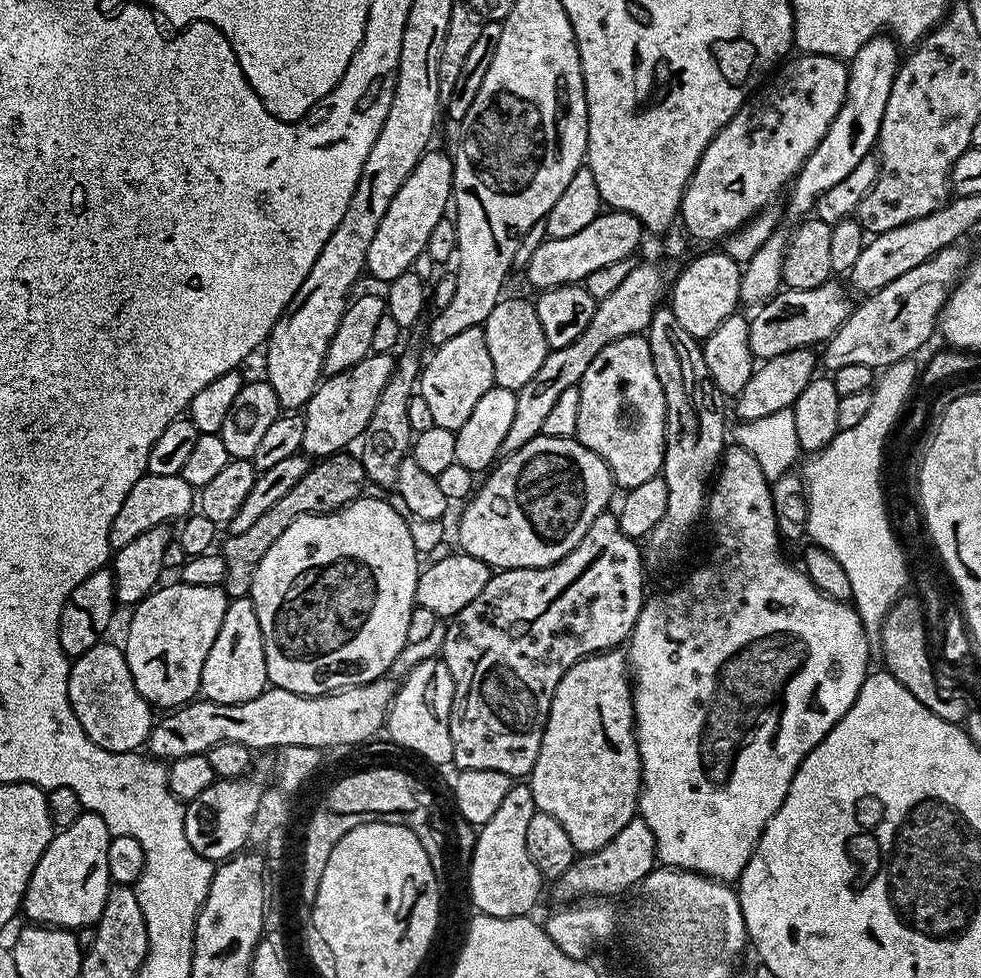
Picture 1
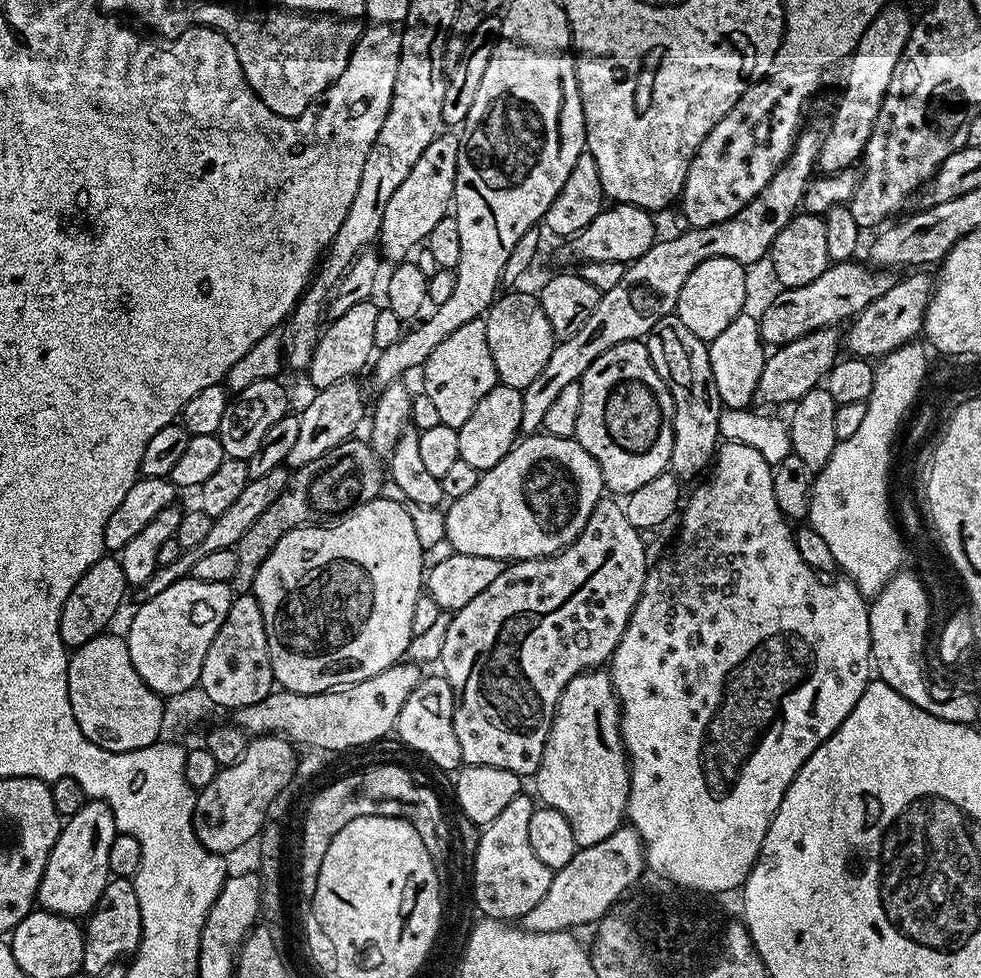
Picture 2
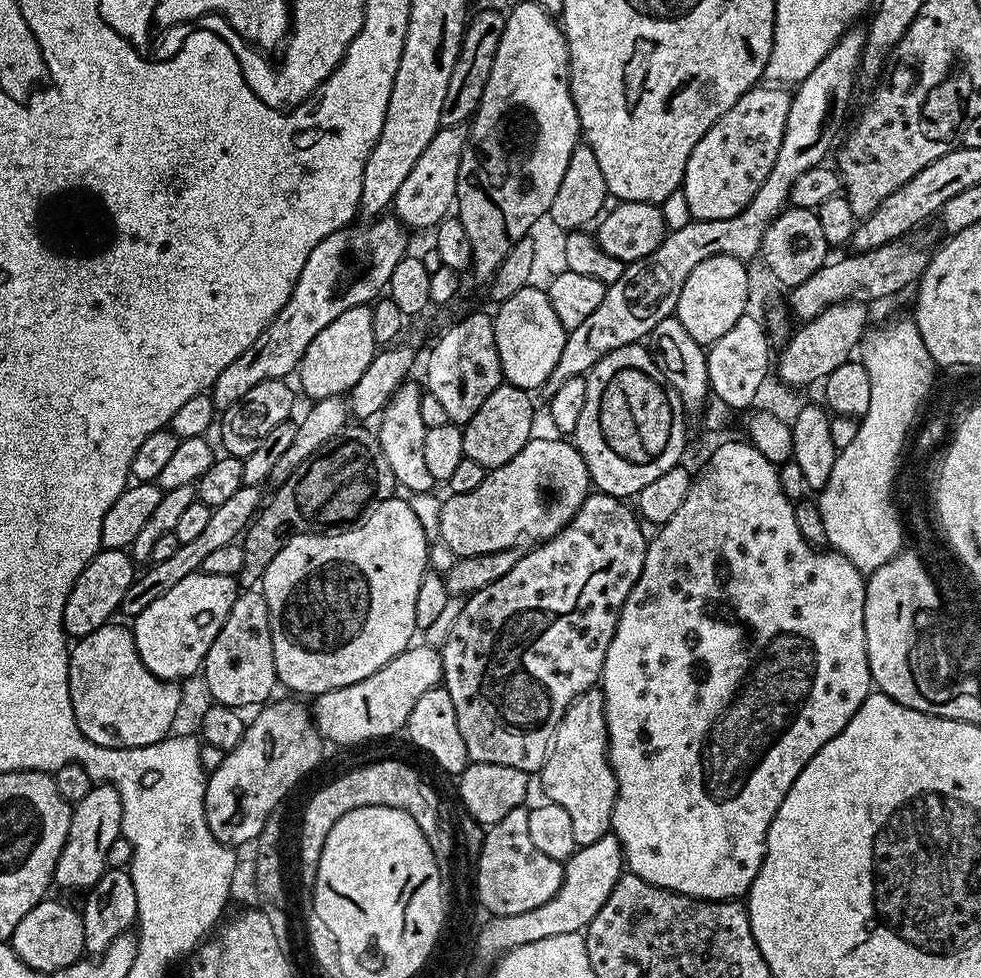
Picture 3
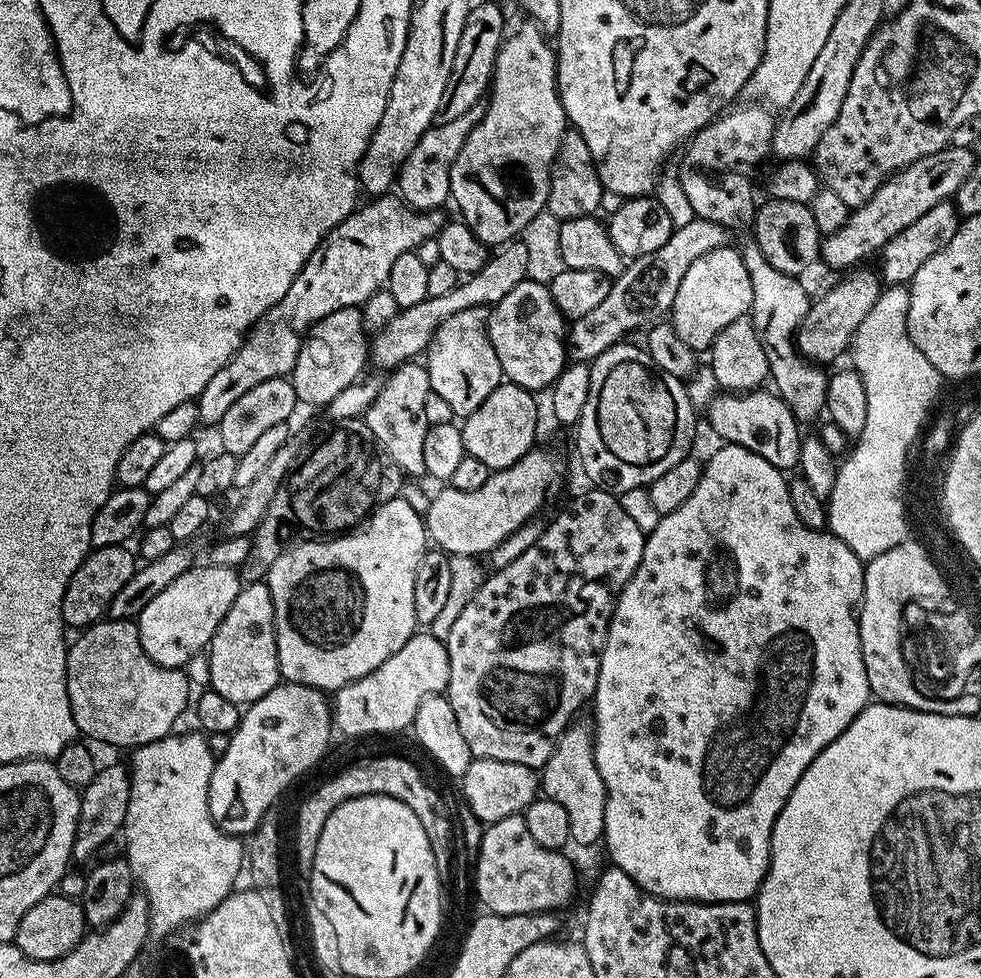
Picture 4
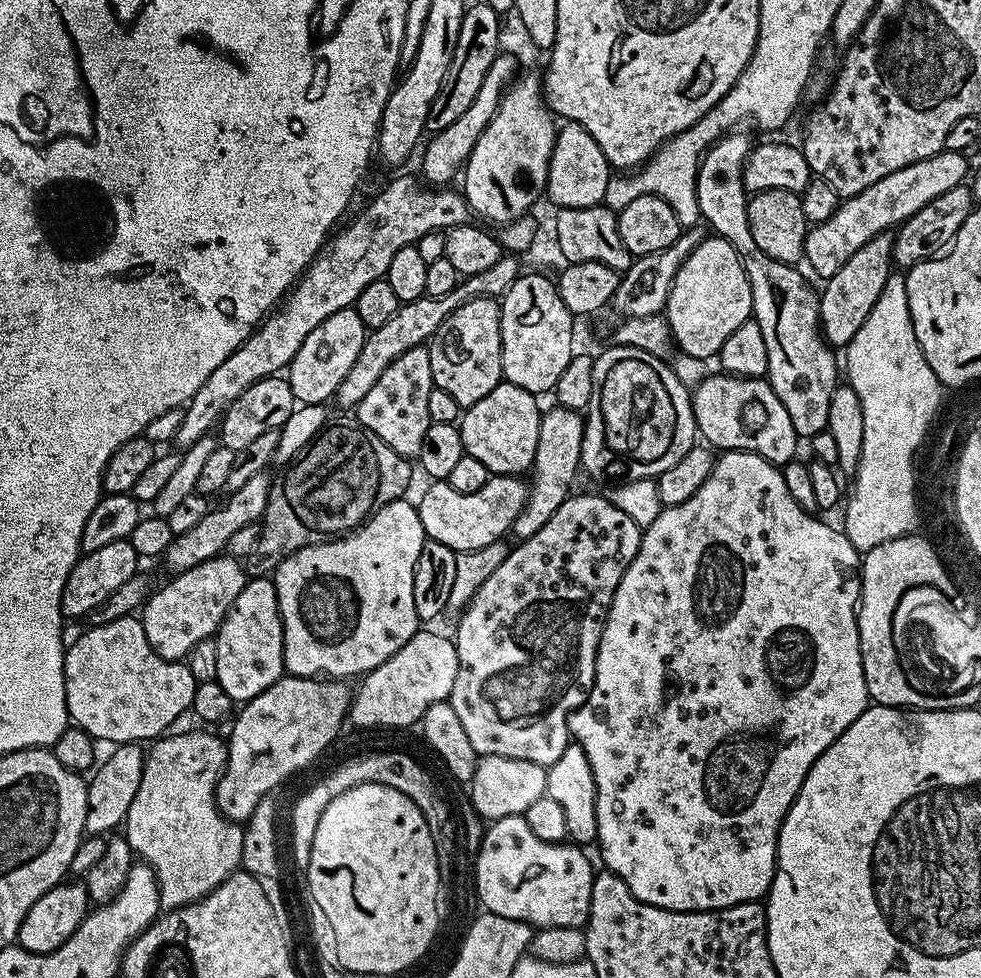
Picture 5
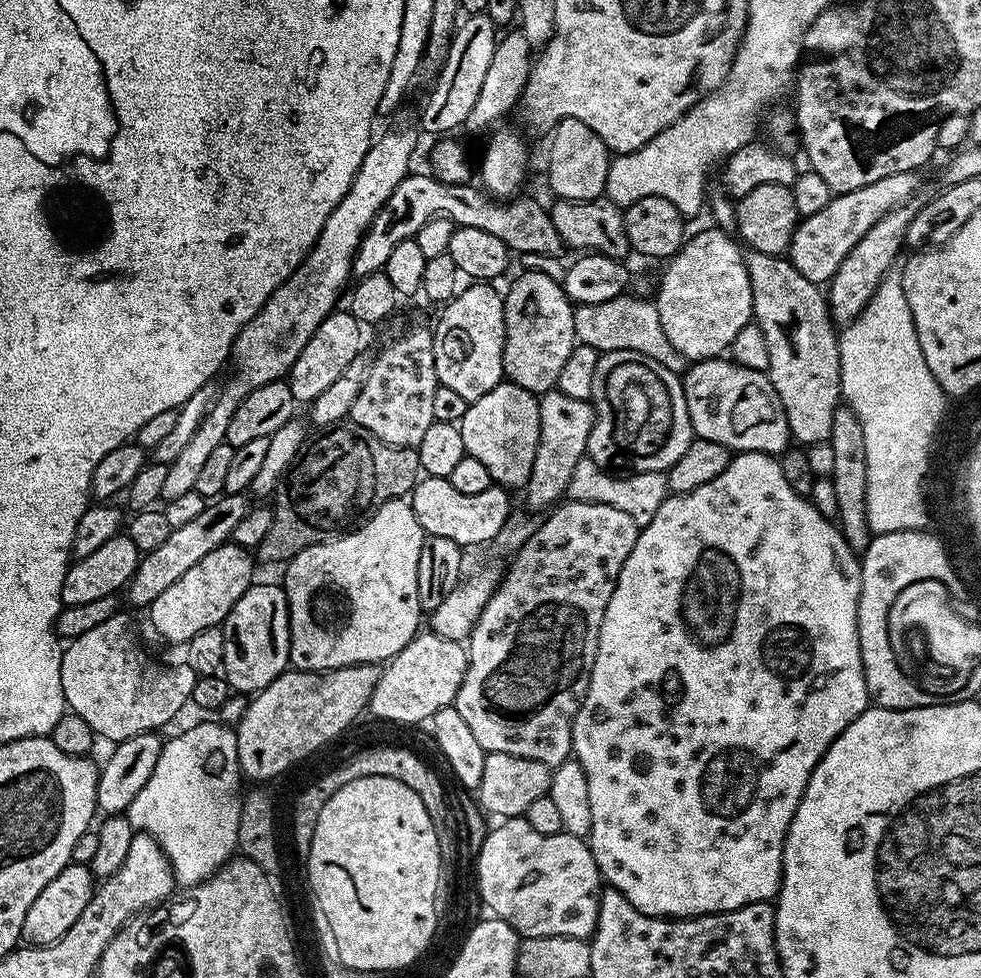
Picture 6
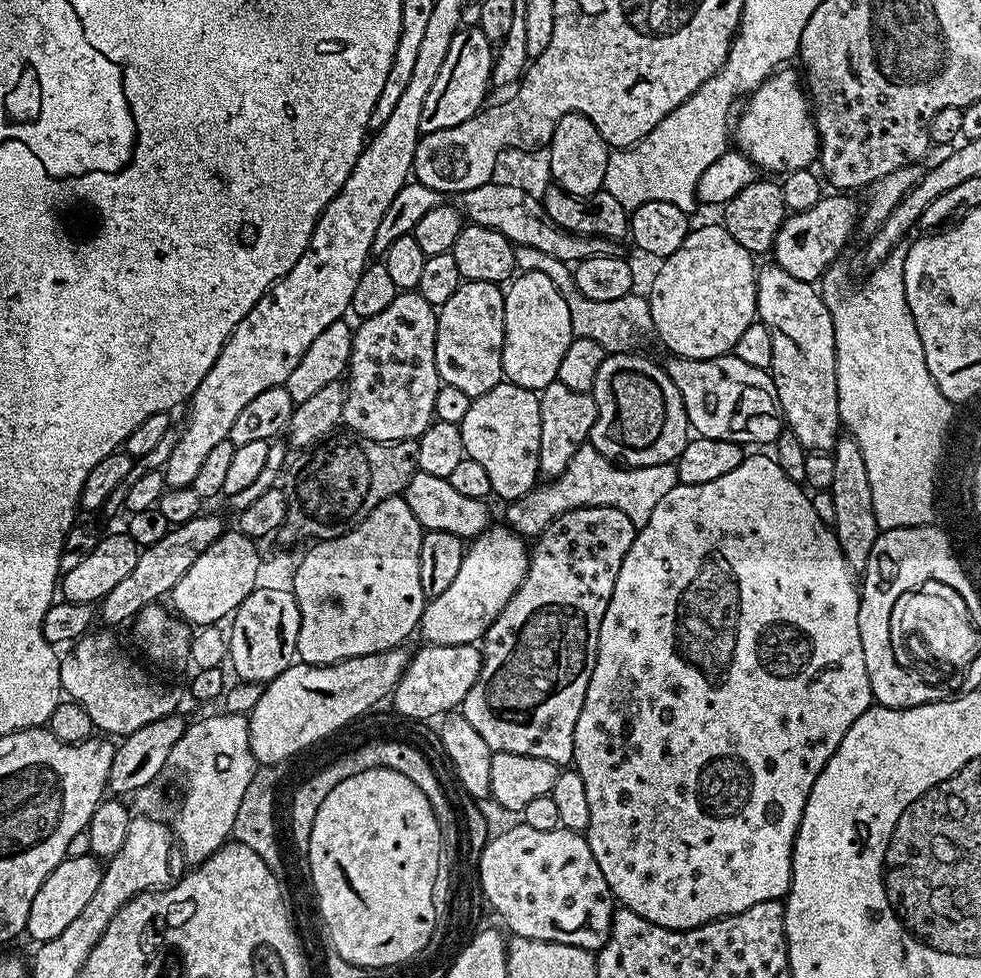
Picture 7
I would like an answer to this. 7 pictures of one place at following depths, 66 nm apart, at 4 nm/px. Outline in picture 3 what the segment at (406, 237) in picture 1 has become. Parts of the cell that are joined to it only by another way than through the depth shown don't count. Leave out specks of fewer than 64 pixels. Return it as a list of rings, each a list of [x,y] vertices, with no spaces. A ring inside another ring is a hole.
[[[449,124],[441,126],[430,138],[430,146],[422,150],[422,158],[414,162],[414,170],[406,174],[406,182],[398,186],[398,194],[394,201],[394,215],[405,228],[435,229],[441,220],[453,211],[456,202],[456,183],[458,182],[458,166],[462,162],[462,150],[468,145],[468,128]]]

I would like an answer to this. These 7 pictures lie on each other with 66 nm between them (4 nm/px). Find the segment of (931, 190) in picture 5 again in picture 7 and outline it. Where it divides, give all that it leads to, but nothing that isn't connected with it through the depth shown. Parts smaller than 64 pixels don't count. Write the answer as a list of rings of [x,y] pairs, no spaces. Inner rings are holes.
[[[848,194],[825,195],[809,209],[785,215],[782,226],[774,238],[771,259],[786,274],[802,278],[802,282],[816,284],[824,273],[841,259],[840,251],[848,244],[856,228],[856,216],[861,215],[861,205],[856,205]]]

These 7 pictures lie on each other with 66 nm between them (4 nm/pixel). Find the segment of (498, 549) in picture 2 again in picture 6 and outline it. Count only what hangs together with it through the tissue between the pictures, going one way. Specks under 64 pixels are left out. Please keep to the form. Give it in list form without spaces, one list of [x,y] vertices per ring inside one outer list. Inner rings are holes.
[[[425,475],[424,480],[416,480],[410,493],[410,503],[422,530],[427,535],[437,535],[443,538],[450,538],[461,546],[484,546],[488,541],[502,530],[502,522],[506,522],[508,513],[513,511],[514,504],[508,501],[509,493],[499,486],[493,486],[482,490],[482,494],[462,494],[450,486],[447,476]]]

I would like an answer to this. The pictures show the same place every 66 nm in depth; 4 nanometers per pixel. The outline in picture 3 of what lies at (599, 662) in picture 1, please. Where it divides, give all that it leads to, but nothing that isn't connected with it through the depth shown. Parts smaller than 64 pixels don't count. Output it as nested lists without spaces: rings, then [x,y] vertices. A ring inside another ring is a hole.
[[[599,687],[589,688],[581,694],[566,710],[562,722],[558,722],[538,779],[544,787],[543,799],[566,809],[576,845],[598,842],[598,838],[609,835],[616,801],[616,779],[608,761],[606,710],[604,694]]]

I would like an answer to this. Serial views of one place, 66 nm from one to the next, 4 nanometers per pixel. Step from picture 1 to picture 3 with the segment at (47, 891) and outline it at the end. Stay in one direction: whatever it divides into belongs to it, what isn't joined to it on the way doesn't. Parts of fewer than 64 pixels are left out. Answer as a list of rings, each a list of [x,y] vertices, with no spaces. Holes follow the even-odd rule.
[[[97,783],[82,798],[82,802],[74,805],[70,818],[70,830],[66,838],[66,846],[62,846],[62,854],[58,854],[58,866],[54,877],[55,887],[69,888],[76,892],[87,890],[102,878],[108,863],[110,846],[115,840],[121,839],[122,833],[122,802],[118,790],[113,784]]]

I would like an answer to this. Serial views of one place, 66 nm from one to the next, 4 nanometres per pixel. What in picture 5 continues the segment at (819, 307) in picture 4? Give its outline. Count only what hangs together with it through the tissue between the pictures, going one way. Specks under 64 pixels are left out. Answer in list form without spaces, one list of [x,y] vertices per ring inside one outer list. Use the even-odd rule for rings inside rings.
[[[891,231],[878,234],[857,250],[833,276],[823,281],[824,292],[819,293],[820,298],[820,330],[824,333],[824,339],[829,345],[847,346],[862,330],[862,322],[874,310],[874,302],[882,294],[882,290],[888,285],[889,276],[893,275],[892,242],[894,236]]]

